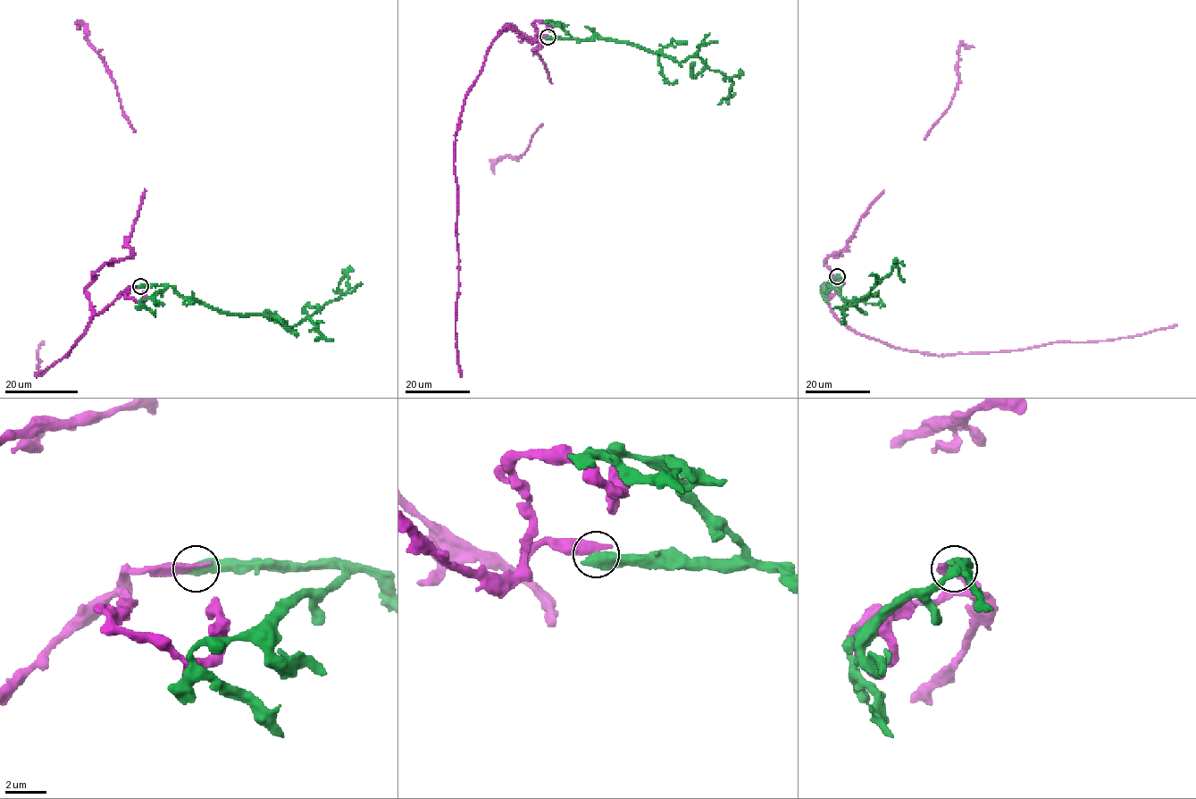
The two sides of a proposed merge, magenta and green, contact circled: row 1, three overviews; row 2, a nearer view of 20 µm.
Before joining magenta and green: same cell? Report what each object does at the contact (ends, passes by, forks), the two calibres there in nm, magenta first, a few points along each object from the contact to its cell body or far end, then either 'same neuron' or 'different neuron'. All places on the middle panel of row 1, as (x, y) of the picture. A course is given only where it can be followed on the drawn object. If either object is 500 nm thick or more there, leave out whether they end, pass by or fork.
480 nm thick on the magenta side, 650 nm on the other; magenta runs (547, 37), (524, 39), (506, 26), (502, 30), (467, 95), (455, 135), (455, 316), (461, 377); green runs (547, 37), (614, 38), (678, 62), (698, 56), (732, 82), (731, 92), (718, 105); different neuron

